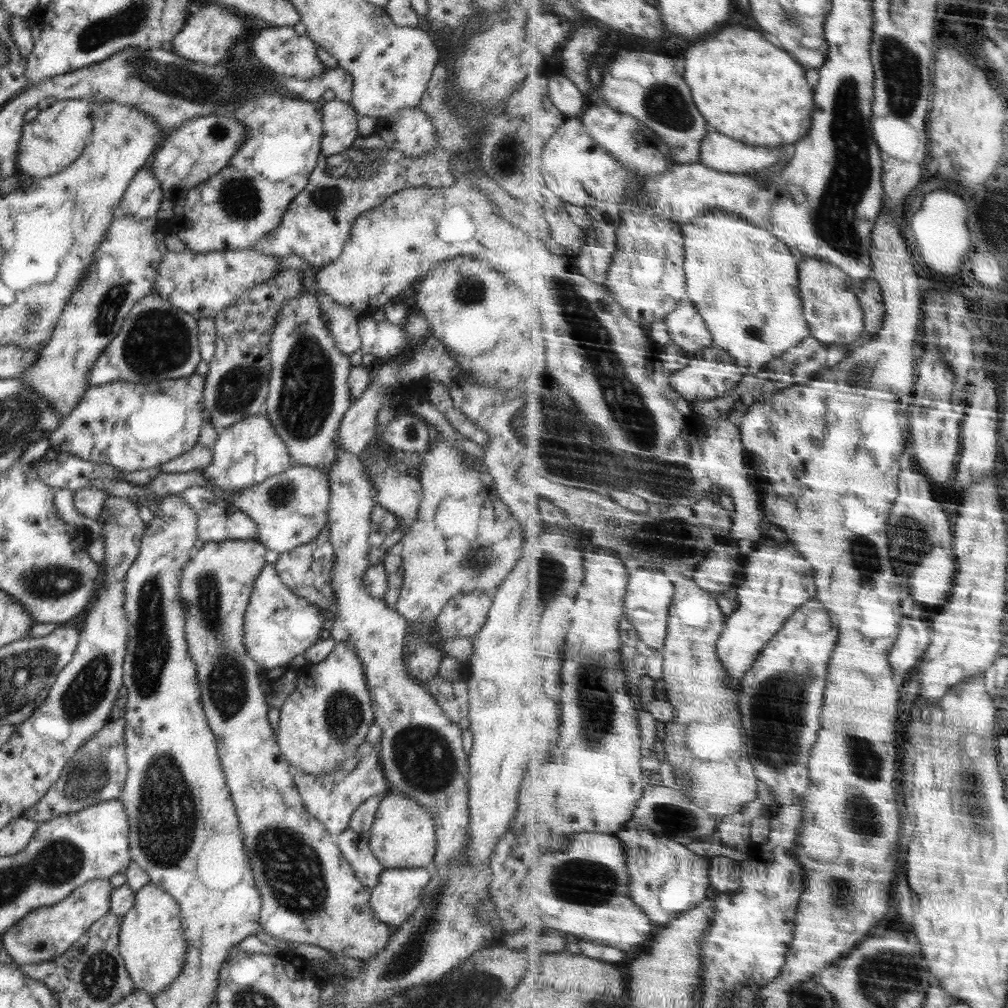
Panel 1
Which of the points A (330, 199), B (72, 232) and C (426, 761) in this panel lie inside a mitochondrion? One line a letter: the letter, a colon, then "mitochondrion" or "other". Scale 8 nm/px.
A: mitochondrion
B: other
C: mitochondrion

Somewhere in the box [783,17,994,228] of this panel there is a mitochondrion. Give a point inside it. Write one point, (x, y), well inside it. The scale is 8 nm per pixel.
(901, 68)

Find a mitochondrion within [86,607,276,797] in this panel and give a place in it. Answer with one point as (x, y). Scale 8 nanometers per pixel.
(227, 684)

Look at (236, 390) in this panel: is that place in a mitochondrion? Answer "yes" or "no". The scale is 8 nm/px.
yes

